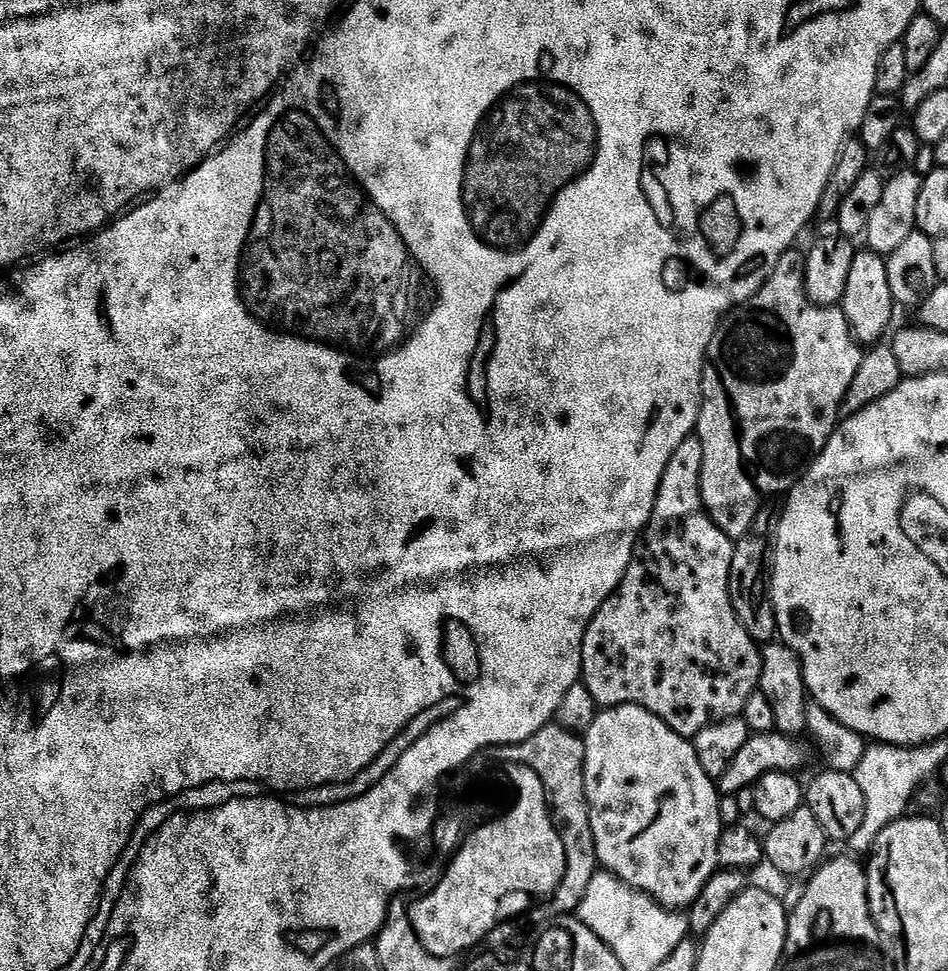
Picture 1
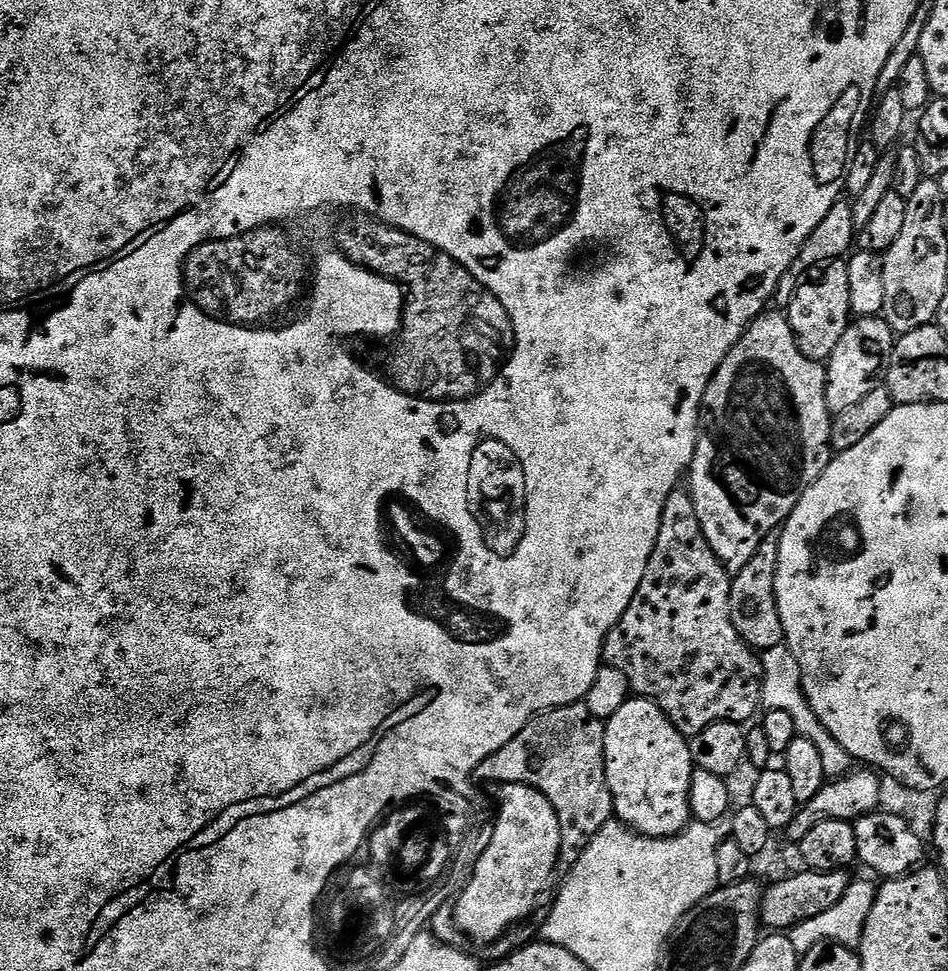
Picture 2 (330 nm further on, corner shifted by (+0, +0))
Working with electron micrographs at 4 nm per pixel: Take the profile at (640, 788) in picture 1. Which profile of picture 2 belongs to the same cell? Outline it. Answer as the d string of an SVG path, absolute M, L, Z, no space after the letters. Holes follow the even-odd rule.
M629 698L626 706L606 721L604 726L604 765L606 782L612 795L612 811L615 819L627 824L629 829L641 836L663 838L677 836L692 820L690 810L690 778L692 777L692 755L688 740L671 724L657 704L643 698Z

